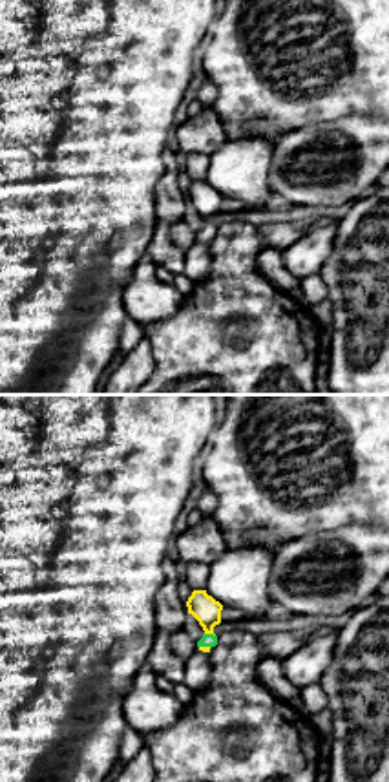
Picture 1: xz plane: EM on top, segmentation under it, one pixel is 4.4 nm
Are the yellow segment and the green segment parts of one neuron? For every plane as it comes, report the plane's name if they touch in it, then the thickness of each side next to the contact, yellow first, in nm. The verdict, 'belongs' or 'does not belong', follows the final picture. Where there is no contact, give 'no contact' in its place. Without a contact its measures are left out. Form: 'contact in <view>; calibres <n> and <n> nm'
contact in xz; calibres 120 and 60 nm

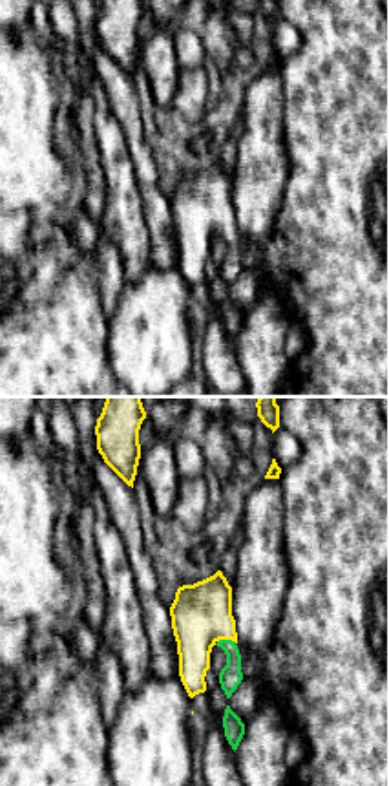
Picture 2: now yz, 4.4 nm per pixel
contact in yz; calibres 280 and 100 nm

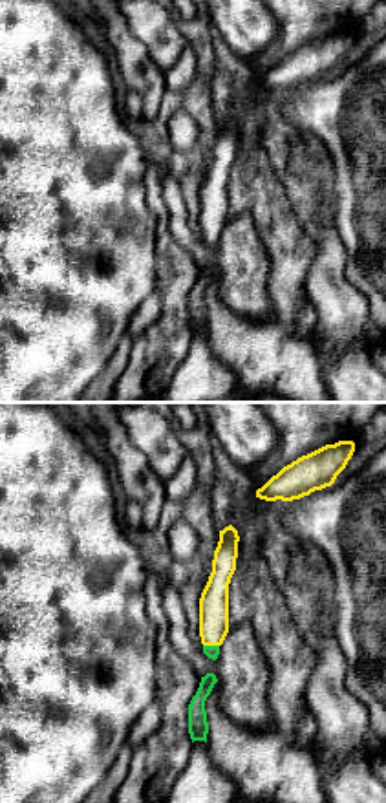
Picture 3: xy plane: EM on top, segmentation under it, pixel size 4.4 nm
contact in xy; calibres 130 and 60 nm

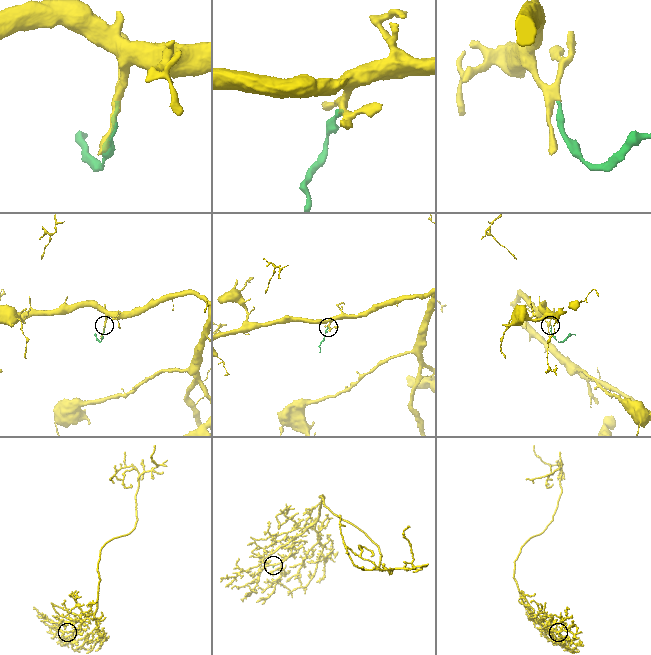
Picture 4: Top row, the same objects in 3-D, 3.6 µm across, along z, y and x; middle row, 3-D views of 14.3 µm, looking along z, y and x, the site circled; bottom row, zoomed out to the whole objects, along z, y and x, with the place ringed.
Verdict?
belongs

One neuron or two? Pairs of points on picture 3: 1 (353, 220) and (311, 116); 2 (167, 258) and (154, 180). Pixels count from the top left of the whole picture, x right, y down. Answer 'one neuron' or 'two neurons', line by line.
1: one neuron
2: one neuron

